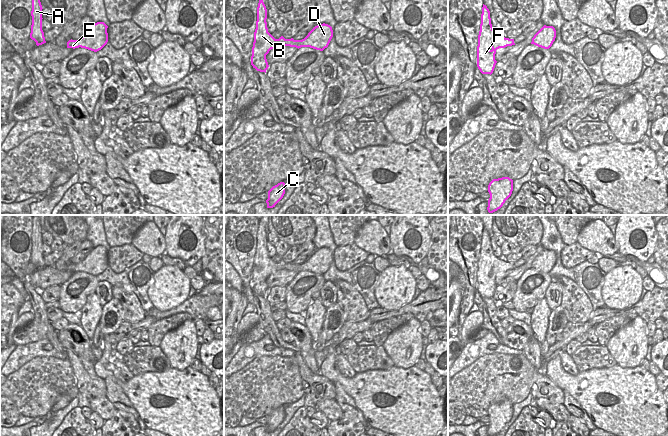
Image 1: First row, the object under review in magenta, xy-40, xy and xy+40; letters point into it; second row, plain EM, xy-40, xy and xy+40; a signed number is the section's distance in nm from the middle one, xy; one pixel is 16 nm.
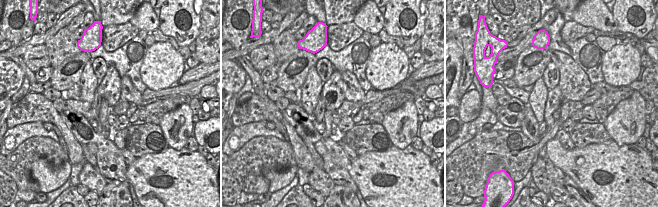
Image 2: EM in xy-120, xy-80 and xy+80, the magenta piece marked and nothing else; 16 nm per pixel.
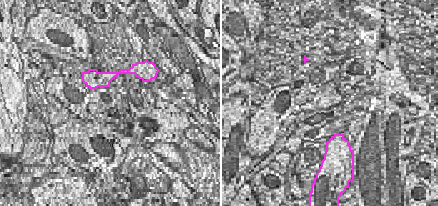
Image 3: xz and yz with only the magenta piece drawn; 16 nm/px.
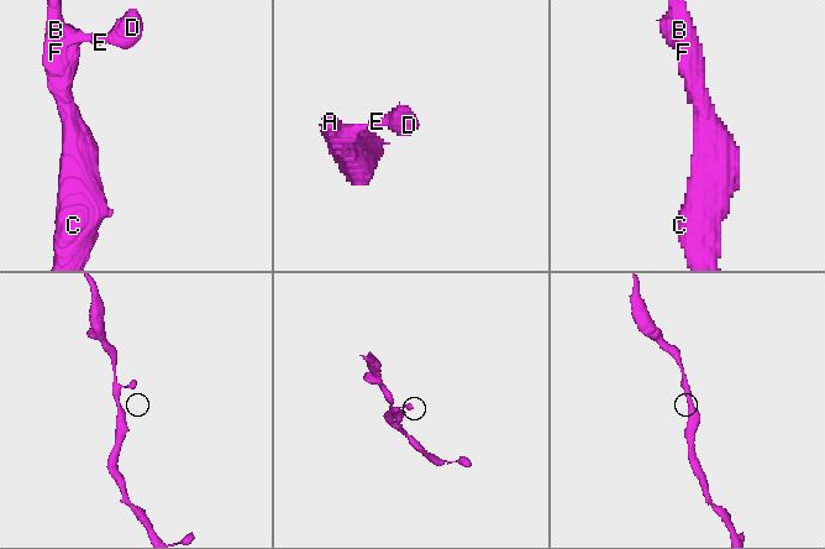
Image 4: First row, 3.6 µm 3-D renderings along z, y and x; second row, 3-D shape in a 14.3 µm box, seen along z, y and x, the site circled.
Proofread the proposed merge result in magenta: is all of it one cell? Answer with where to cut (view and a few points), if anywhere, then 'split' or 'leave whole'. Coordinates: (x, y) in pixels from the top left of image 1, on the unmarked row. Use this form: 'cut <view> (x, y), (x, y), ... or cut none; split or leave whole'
cut none; leave whole

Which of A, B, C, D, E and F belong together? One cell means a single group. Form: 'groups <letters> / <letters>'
groups A B C D E F

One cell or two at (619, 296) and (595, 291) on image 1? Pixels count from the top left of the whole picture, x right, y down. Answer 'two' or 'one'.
two

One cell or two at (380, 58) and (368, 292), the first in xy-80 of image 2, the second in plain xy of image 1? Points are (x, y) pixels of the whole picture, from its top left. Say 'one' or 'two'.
two

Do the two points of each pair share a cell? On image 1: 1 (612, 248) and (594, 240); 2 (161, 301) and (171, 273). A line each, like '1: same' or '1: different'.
1: same
2: same

